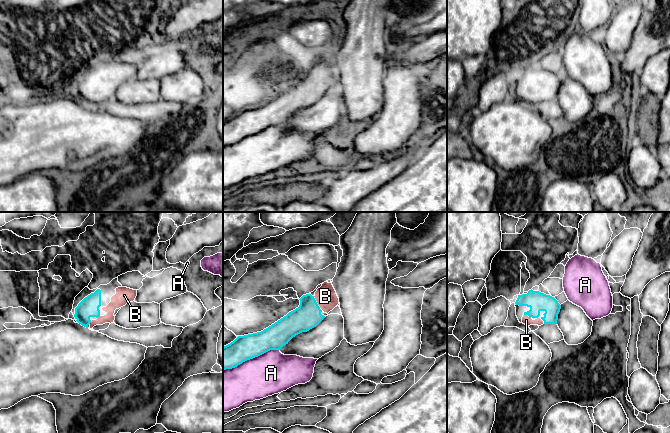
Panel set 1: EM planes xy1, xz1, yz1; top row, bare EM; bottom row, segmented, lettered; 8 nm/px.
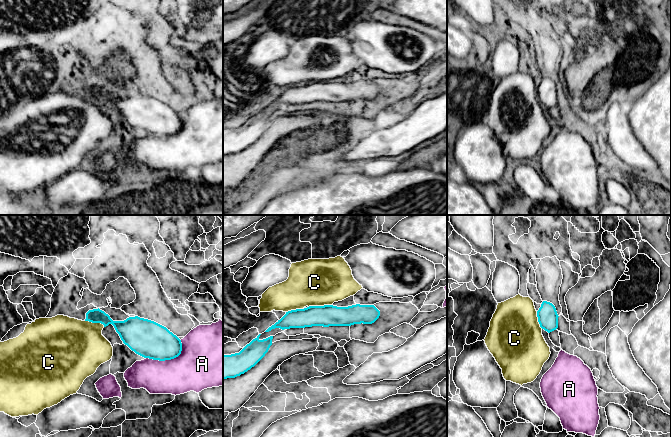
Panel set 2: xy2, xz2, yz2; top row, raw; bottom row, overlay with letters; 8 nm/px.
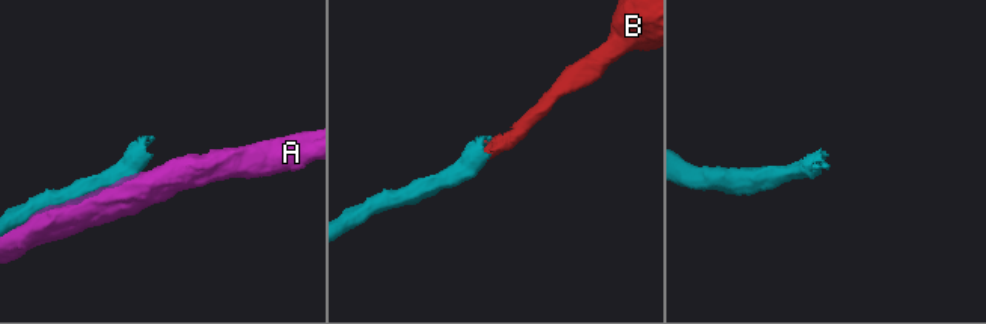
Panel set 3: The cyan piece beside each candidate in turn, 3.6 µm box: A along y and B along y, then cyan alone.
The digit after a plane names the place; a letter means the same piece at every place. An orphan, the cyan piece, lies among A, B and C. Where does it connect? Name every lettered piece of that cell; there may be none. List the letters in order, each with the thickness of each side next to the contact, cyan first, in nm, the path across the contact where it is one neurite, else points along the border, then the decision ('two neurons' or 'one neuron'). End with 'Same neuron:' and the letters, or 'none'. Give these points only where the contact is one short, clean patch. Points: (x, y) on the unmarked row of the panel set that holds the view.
A: calibres 200 and 340 nm; two neurons
B: calibres 220 and 170 nm; way xz1 (308, 91), (309, 86), (316, 79), (325, 72); one neuron
C: calibres 180 and 380 nm; border xz2 (331, 80), (310, 81), (308, 83); two neurons
Same neuron: B

